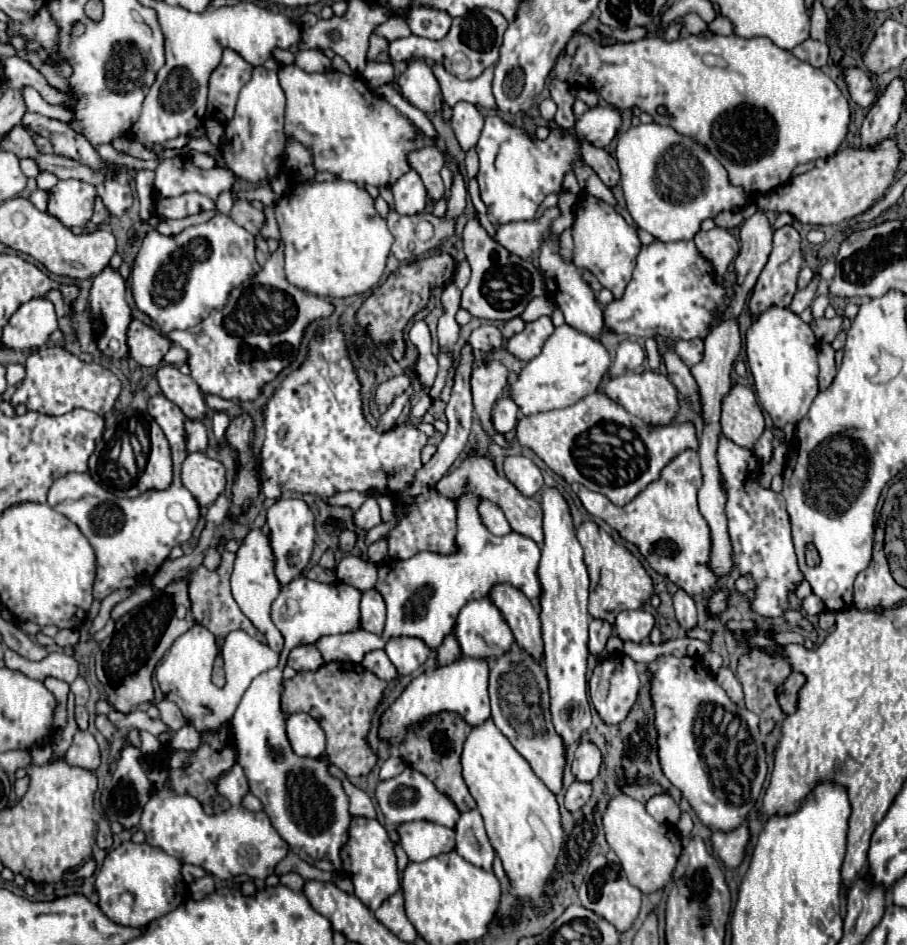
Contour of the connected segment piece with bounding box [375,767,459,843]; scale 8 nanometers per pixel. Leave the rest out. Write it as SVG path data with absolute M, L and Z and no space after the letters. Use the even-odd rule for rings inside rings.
M405 769L401 775L393 777L393 779L387 779L387 781L381 781L377 791L375 791L375 799L385 815L385 827L387 827L387 833L391 837L393 843L399 841L399 835L397 835L397 829L399 823L407 823L407 821L433 821L433 823L439 823L443 827L455 827L457 819L459 819L459 811L457 807L451 803L451 799L447 799L443 793L439 793L435 789L435 785L425 777L421 775L419 771L415 769ZM391 805L395 809L391 809Z

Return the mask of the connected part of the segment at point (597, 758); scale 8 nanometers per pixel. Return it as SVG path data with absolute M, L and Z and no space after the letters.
M581 741L577 751L575 751L575 761L573 761L573 773L579 781L593 781L599 773L601 765L601 751L595 743L591 741Z

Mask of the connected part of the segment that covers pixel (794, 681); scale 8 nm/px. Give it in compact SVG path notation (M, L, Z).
M791 673L789 679L783 683L783 687L779 687L777 697L779 697L779 705L781 709L791 715L797 709L797 693L799 689L805 685L805 675L803 673Z

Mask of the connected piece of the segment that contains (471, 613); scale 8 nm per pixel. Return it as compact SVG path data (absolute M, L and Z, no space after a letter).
M491 597L471 601L461 609L457 623L455 623L455 635L467 657L487 659L487 661L499 659L499 655L503 655L503 651L507 651L507 647L511 647L515 643L511 629L507 627L501 611L491 603Z

